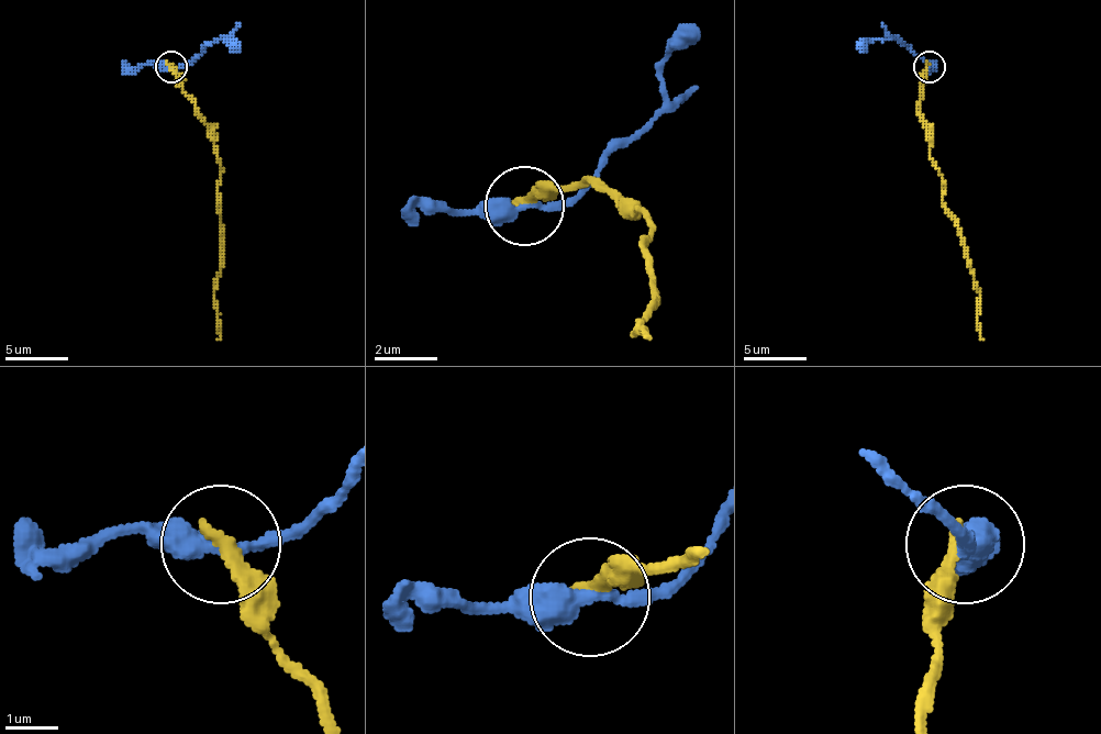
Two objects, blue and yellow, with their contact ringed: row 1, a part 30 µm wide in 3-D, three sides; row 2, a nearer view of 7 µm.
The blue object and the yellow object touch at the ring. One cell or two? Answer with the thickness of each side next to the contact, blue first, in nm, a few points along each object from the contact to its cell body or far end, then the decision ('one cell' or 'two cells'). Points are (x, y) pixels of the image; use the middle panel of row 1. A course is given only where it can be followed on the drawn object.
360 nm thick on the blue side, 320 nm on the other; blue runs (522, 208), (562, 208), (649, 121), (665, 57), (697, 25); yellow runs (522, 200), (601, 184), (618, 200), (649, 215), (649, 240), (641, 240), (649, 295), (633, 334), (641, 334); two cells

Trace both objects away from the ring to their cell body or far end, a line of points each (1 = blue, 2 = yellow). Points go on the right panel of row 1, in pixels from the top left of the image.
1: (930, 67), (894, 39), (869, 39), (857, 48)
2: (926, 67), (920, 121), (926, 128), (933, 163), (942, 178), (942, 207), (965, 244), (980, 295), (980, 340)

